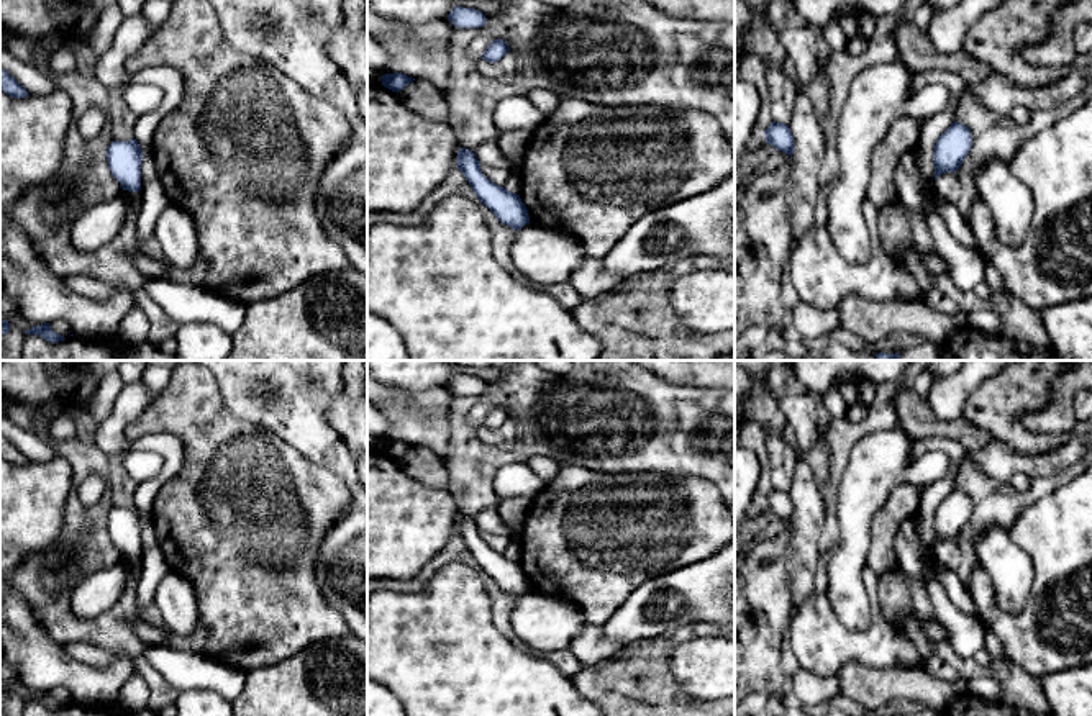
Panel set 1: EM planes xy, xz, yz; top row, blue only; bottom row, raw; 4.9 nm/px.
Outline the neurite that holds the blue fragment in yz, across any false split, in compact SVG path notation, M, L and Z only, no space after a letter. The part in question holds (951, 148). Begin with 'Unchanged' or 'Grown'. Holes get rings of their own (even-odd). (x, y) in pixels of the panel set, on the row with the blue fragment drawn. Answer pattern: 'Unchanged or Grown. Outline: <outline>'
Unchanged. Outline: M954 121L936 141L933 151L935 180L946 172L956 172L972 147L967 126Z

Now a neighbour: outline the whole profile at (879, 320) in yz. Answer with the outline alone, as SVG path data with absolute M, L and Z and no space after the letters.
M858 295L846 297L836 311L843 329L871 336L876 346L899 333L921 334L928 342L943 344L962 319L933 311L921 300L866 301Z

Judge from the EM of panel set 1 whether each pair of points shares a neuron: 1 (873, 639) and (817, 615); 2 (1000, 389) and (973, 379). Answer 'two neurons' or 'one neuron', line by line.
1: one neuron
2: two neurons

